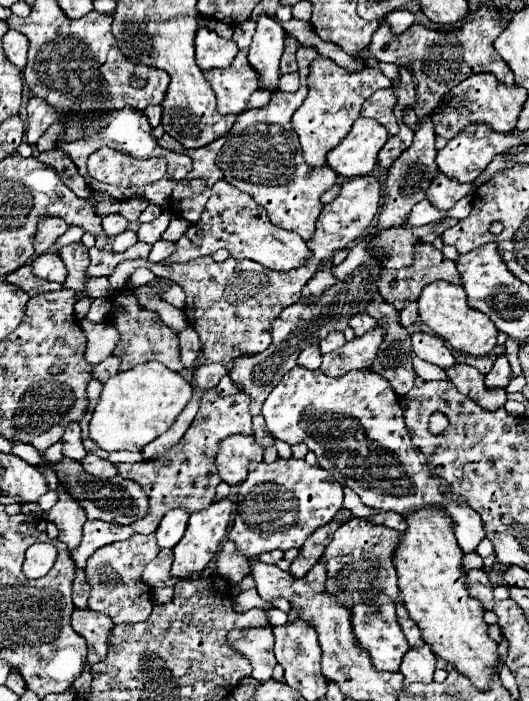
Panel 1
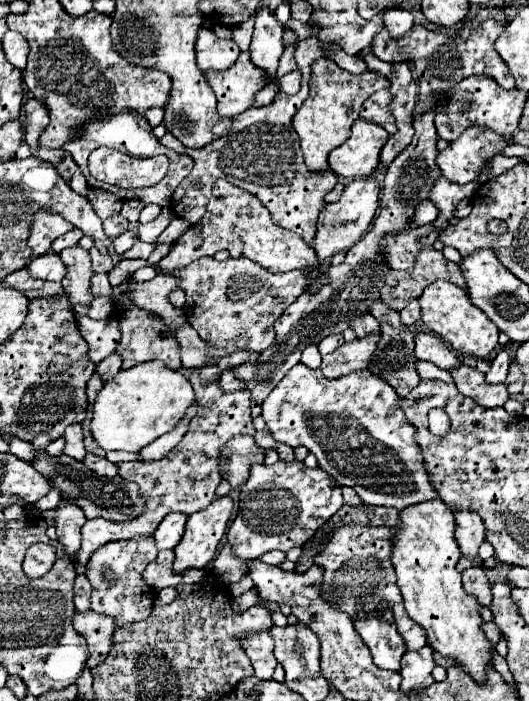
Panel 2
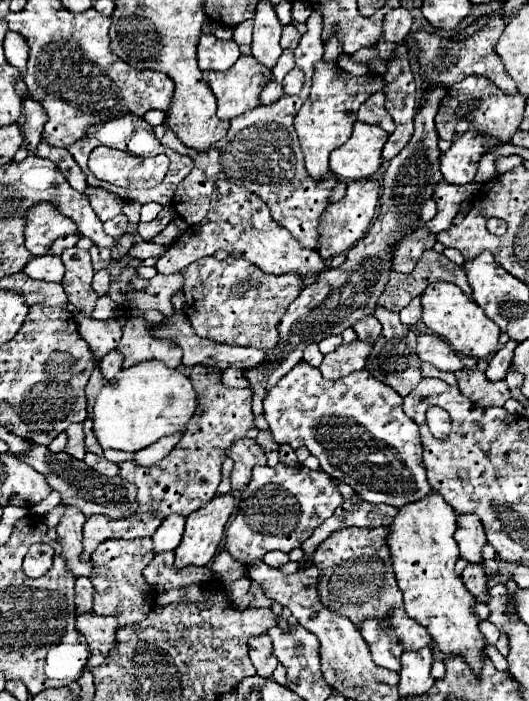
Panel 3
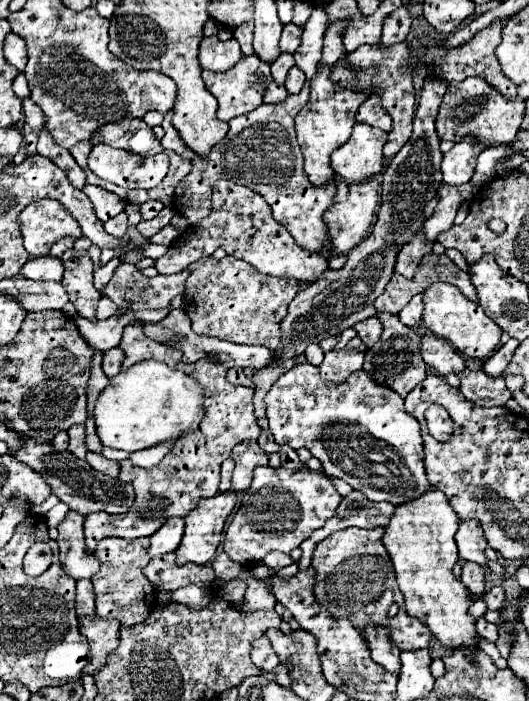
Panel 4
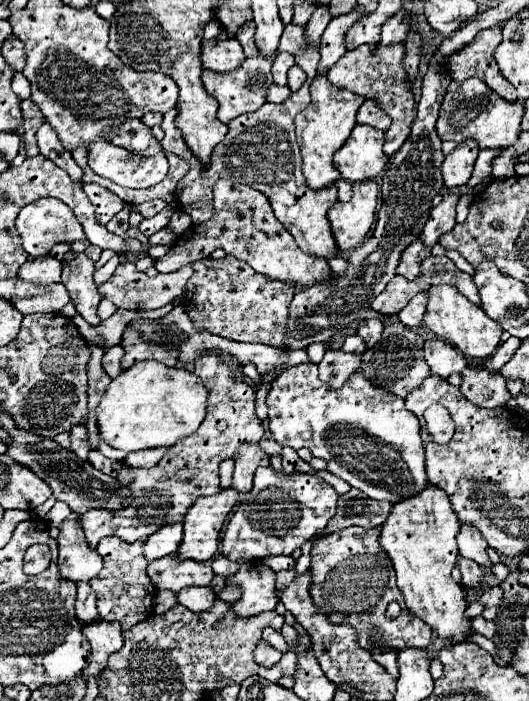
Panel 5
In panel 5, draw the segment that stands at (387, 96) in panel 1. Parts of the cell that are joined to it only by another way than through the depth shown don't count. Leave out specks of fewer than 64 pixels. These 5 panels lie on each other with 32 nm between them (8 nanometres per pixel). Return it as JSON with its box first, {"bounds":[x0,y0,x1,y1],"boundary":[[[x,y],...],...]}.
{"bounds":[356,100,390,130],"boundary":[[[366,100],[356,116],[358,124],[368,124],[378,130],[388,130],[390,128],[390,116],[376,104],[376,100]]]}

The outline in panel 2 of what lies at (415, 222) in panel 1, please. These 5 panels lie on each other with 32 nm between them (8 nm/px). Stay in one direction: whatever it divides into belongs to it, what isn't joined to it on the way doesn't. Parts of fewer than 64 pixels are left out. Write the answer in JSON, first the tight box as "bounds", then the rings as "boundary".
{"bounds":[412,199,438,226],"boundary":[[[426,199],[416,206],[416,216],[412,216],[412,220],[416,220],[416,226],[420,226],[420,224],[434,222],[436,216],[438,216],[438,208],[429,199]]]}

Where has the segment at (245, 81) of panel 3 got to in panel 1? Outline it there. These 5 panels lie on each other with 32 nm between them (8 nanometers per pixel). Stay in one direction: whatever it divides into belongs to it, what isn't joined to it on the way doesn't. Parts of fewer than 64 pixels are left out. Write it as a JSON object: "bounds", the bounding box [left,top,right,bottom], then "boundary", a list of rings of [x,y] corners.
{"bounds":[206,50,258,114],"boundary":[[[240,50],[228,68],[206,70],[206,80],[216,92],[220,114],[240,114],[246,110],[250,94],[258,90],[258,76],[250,68],[246,52]]]}

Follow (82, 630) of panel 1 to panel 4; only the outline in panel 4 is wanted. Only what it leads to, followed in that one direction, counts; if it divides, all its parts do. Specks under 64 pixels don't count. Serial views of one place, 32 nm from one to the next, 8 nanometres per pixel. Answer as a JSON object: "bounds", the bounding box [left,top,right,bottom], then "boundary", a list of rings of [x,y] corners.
{"bounds":[78,618,120,674],"boundary":[[[78,618],[80,632],[88,638],[90,644],[90,664],[84,668],[86,674],[94,674],[100,666],[104,666],[108,654],[118,648],[118,630],[120,624],[116,620],[104,620],[104,618]]]}

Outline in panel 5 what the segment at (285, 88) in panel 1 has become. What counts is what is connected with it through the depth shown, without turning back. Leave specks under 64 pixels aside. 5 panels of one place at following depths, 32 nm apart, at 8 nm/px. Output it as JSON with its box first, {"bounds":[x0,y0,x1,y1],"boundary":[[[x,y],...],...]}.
{"bounds":[288,66,306,92],"boundary":[[[292,66],[292,68],[288,70],[288,88],[290,88],[292,92],[298,92],[300,86],[304,84],[304,80],[306,80],[306,74],[304,74],[304,70],[302,70],[300,66]]]}

